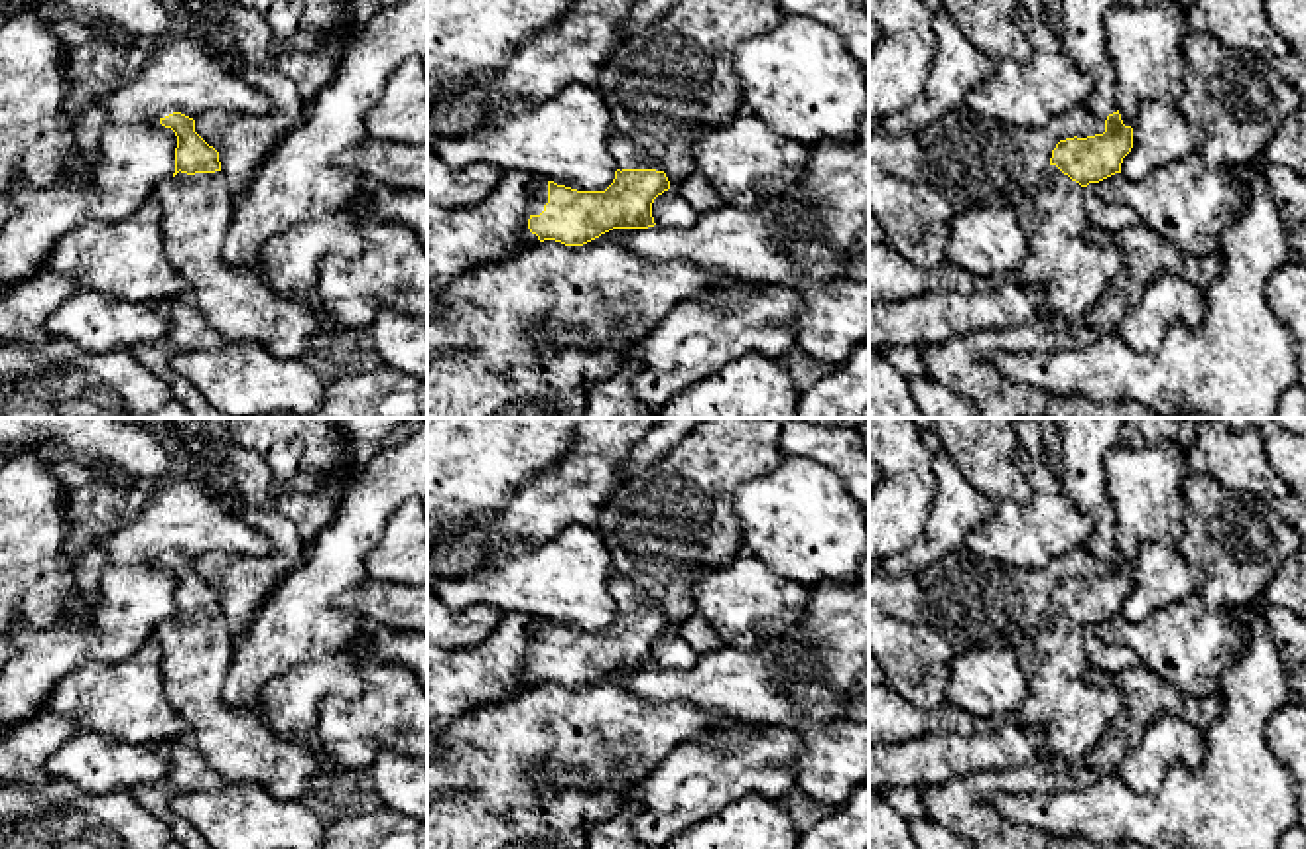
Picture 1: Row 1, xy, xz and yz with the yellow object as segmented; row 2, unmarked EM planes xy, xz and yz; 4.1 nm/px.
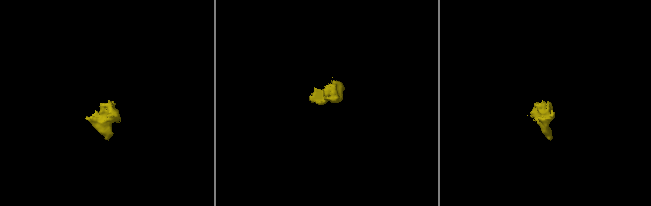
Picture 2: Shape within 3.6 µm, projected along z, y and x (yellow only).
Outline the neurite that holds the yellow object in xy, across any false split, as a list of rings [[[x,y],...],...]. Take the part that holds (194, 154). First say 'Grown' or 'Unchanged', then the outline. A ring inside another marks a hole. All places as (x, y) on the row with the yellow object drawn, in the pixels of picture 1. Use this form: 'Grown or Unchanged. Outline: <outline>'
Grown. Outline: [[[169,108],[160,124],[177,136],[175,173],[154,187],[160,201],[160,227],[167,260],[193,288],[193,303],[223,343],[258,341],[274,357],[305,359],[327,343],[327,329],[313,301],[276,294],[254,270],[232,266],[223,256],[223,238],[234,211],[234,199],[221,173],[219,152],[197,132],[195,120]]]

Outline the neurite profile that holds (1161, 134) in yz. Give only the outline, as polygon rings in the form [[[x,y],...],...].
[[[1162,102],[1141,104],[1131,128],[1133,148],[1121,163],[1121,173],[1131,181],[1200,150],[1204,136],[1178,106]]]

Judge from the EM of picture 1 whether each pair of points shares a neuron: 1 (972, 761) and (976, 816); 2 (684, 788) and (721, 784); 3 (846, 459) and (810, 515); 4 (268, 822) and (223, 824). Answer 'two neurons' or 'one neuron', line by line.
1: two neurons
2: one neuron
3: two neurons
4: one neuron

